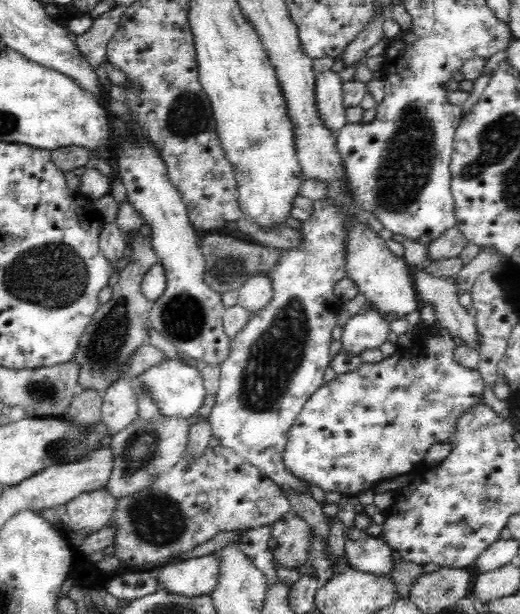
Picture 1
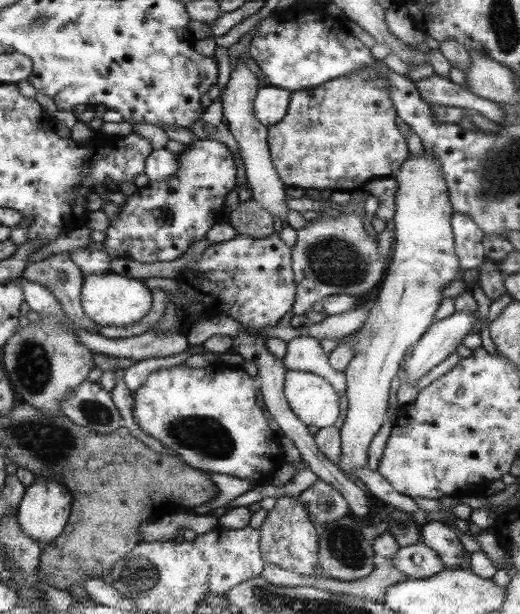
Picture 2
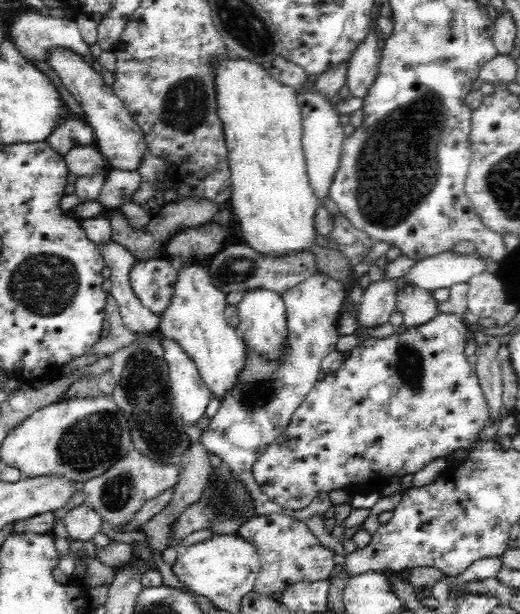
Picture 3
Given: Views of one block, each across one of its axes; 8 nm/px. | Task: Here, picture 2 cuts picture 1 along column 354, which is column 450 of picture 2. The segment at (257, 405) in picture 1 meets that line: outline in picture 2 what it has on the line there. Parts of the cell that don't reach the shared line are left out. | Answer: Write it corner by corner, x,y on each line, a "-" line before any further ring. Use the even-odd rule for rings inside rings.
454,212
450,218
454,233
454,252
459,257
463,271
472,277
473,270
483,264
483,246
481,238
484,232
474,223
473,217
463,212

